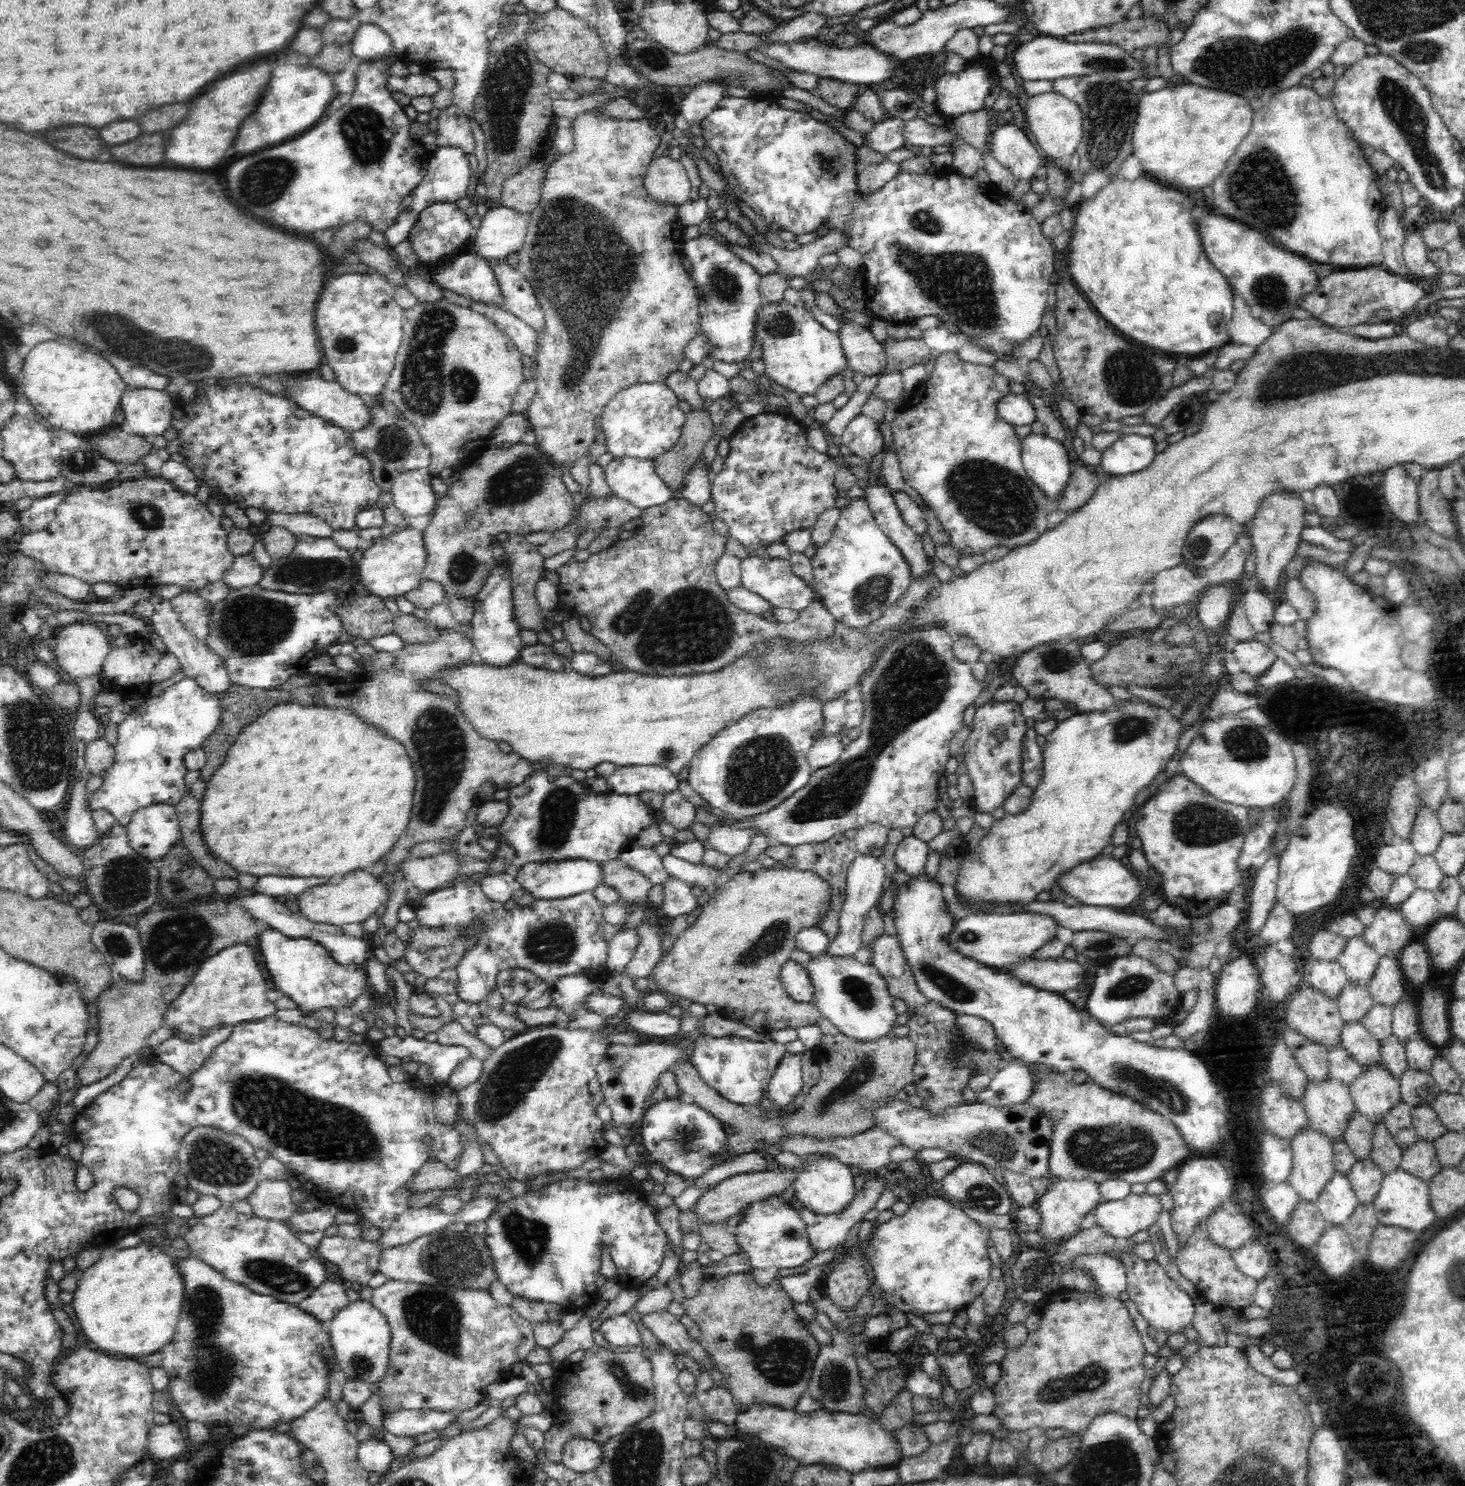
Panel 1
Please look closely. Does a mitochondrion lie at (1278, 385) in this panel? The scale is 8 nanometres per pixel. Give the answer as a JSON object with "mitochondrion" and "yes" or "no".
{"mitochondrion":"yes"}

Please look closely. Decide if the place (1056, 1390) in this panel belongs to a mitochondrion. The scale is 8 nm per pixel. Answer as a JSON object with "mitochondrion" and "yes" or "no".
{"mitochondrion":"yes"}

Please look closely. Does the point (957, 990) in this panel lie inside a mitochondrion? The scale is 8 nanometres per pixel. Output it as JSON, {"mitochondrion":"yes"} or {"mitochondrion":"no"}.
{"mitochondrion":"yes"}

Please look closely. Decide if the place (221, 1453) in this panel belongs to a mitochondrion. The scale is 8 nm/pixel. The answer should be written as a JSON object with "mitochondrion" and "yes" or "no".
{"mitochondrion":"no"}

